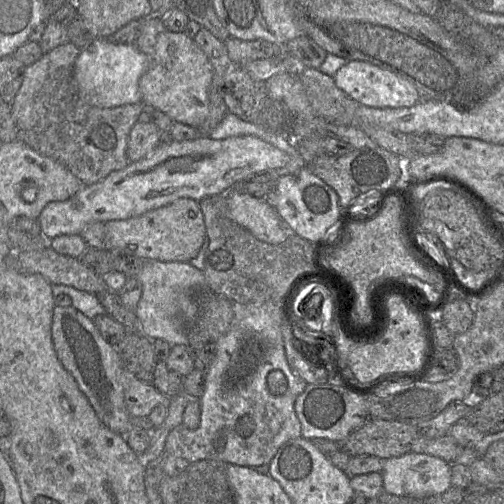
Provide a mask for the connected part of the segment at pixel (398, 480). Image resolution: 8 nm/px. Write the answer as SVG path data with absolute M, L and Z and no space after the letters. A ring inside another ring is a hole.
M408 452L398 457L383 460L383 488L398 496L427 498L440 495L451 485L451 464L443 459L425 453Z

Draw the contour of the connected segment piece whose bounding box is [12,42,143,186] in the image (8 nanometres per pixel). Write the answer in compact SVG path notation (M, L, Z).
M67 42L65 44L55 47L47 53L43 53L42 57L39 60L26 67L23 82L12 103L12 116L18 128L19 141L15 142L23 142L34 149L36 152L38 152L40 155L49 157L61 163L81 181L83 186L89 186L104 179L110 173L125 168L130 163L130 160L127 156L128 138L132 127L138 122L138 117L143 110L143 103L126 104L114 108L99 108L86 103L80 97L77 85L73 77L74 63L79 53L80 49L78 47L76 47L73 43Z

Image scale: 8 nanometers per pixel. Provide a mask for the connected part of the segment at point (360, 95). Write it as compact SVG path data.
M348 61L334 75L336 86L351 99L372 108L403 108L419 102L422 95L406 79L364 61Z

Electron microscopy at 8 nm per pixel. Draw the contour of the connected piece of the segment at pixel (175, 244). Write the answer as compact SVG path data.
M180 198L167 206L163 206L142 215L125 220L111 220L104 223L106 246L111 253L124 253L146 260L161 262L190 262L199 253L207 235L204 215L199 201L191 198Z

